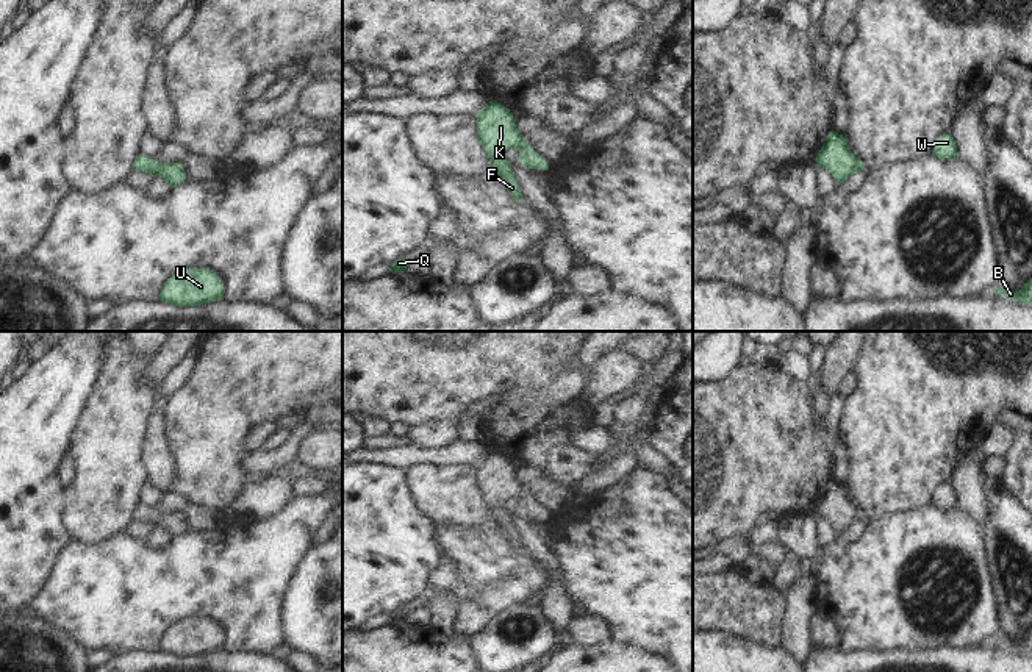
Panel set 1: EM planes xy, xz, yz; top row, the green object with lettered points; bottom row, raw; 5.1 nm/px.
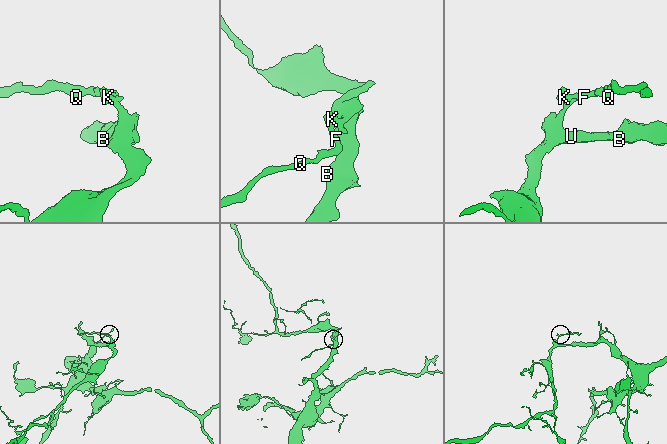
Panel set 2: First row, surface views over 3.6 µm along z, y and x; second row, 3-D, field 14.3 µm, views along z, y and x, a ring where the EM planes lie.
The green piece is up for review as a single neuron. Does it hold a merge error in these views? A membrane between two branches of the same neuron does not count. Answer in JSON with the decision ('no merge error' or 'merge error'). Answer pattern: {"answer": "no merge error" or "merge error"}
{"answer": "no merge error"}

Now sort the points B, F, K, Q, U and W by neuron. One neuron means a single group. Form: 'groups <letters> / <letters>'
groups B F K Q U W

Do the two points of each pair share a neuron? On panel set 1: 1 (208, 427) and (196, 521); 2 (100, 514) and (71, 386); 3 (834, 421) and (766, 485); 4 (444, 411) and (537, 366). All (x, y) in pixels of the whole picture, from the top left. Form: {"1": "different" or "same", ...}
{"1": "different", "2": "different", "3": "different", "4": "same"}

